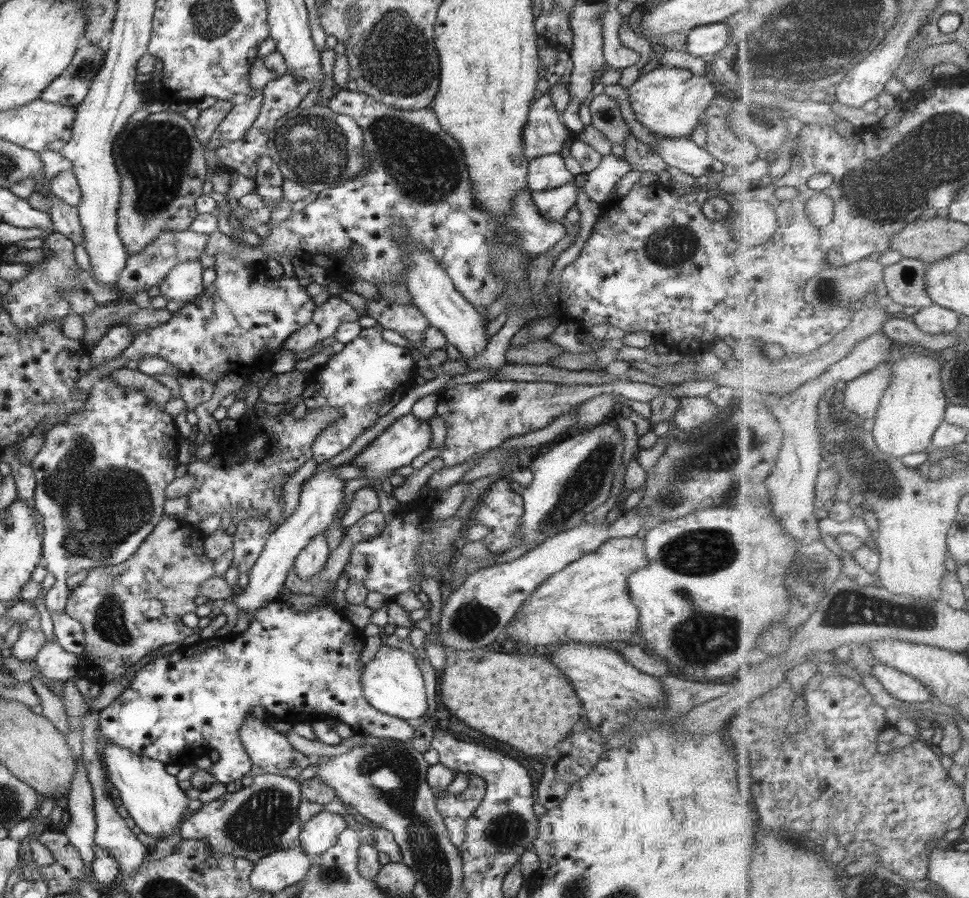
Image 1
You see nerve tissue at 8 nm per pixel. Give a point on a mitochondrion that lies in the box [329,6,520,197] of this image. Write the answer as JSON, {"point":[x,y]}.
{"point":[394,60]}

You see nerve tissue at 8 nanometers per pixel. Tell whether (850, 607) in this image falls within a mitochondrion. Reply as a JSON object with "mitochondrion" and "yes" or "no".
{"mitochondrion":"yes"}

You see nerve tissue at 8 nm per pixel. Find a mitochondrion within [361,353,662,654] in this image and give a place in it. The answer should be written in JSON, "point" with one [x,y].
{"point":[582,487]}

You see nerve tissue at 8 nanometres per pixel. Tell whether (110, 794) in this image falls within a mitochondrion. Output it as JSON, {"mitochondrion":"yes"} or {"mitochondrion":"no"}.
{"mitochondrion":"no"}

